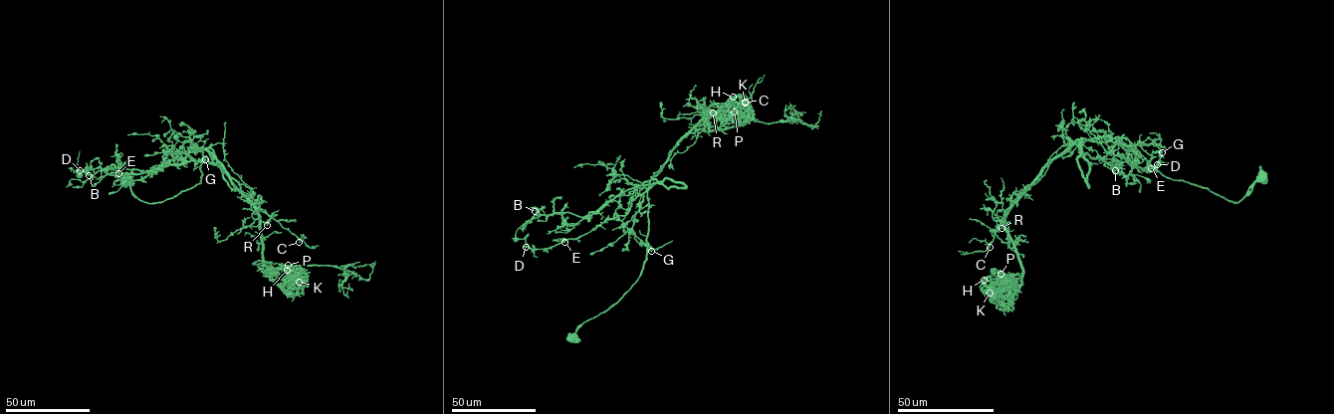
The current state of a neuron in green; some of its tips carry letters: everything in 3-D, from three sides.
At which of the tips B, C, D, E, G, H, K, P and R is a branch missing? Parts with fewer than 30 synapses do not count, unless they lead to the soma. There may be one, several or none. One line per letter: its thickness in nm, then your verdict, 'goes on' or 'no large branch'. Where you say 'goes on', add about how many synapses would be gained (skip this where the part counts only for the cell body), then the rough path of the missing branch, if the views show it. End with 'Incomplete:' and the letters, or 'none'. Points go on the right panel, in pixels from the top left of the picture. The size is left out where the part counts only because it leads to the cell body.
B: calibre 300 nm; no large branch
C: calibre 240 nm; goes on; 70 synapses; course (990, 247), (985, 260), (976, 268), (964, 269), (959, 277)
D: calibre 190 nm; no large branch
E: calibre 280 nm; no large branch
G: calibre 280 nm; no large branch
H: calibre 280 nm; no large branch
K: calibre 110 nm; no large branch
P: calibre 130 nm; no large branch
R: calibre 220 nm; no large branch
Incomplete: C

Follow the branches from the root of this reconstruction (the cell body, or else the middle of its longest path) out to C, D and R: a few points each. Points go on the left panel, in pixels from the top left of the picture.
C: (125, 181), (139, 200), (162, 202), (200, 182), (202, 147), (207, 148), (255, 207), (299, 242)
D: (125, 181), (139, 200), (162, 202), (200, 182), (202, 148), (192, 148), (179, 164), (140, 173), (80, 170)
R: (125, 181), (139, 200), (162, 202), (200, 182), (202, 147), (207, 148), (229, 179), (270, 217), (267, 225)

